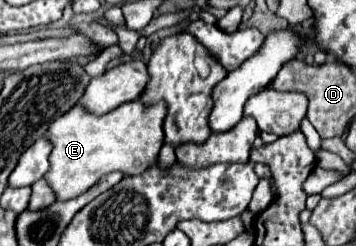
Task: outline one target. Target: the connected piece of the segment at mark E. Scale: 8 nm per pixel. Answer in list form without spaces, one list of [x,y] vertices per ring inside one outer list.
[[[132,100],[102,116],[90,114],[84,110],[84,106],[78,104],[54,120],[46,134],[54,150],[50,154],[50,170],[44,178],[56,192],[56,200],[70,200],[80,196],[104,174],[140,174],[150,164],[154,164],[164,142],[164,118],[166,106],[162,106],[162,102],[158,102],[158,106],[142,106],[140,100]]]

